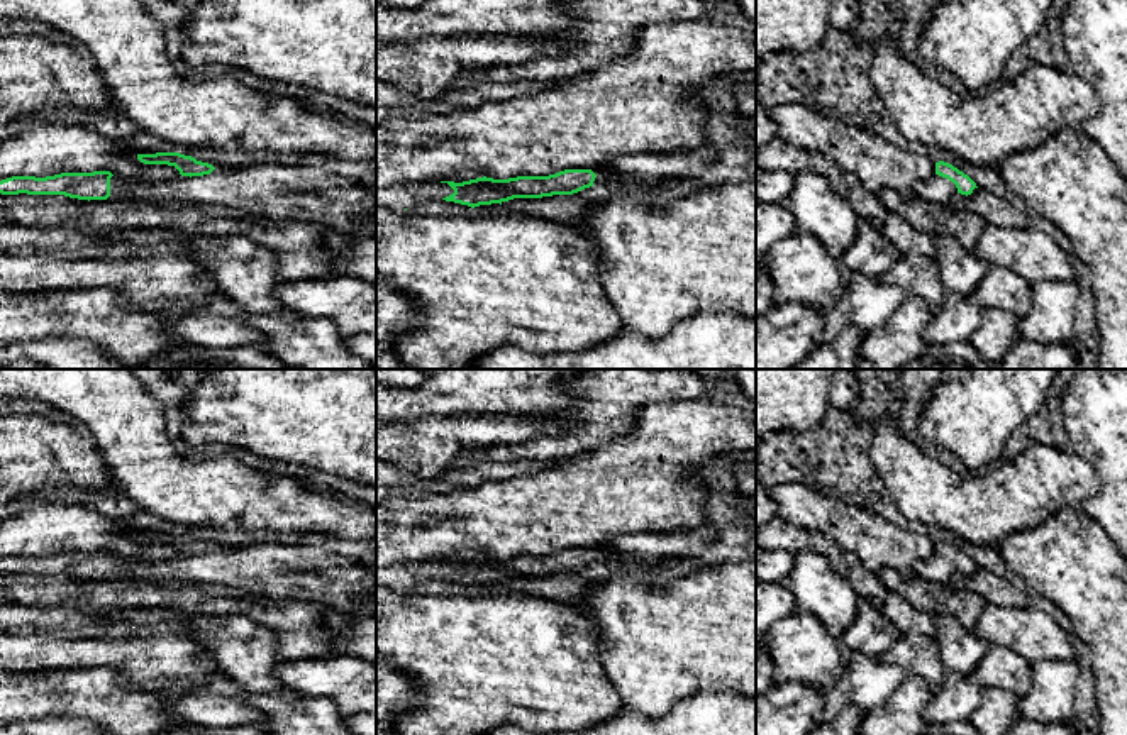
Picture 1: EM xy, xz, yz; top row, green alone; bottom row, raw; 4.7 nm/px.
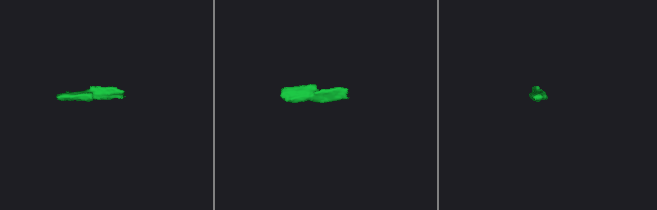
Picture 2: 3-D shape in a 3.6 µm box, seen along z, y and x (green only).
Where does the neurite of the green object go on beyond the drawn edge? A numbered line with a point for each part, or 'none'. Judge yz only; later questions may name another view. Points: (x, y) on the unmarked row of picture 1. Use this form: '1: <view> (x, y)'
1: yz (938, 569)

